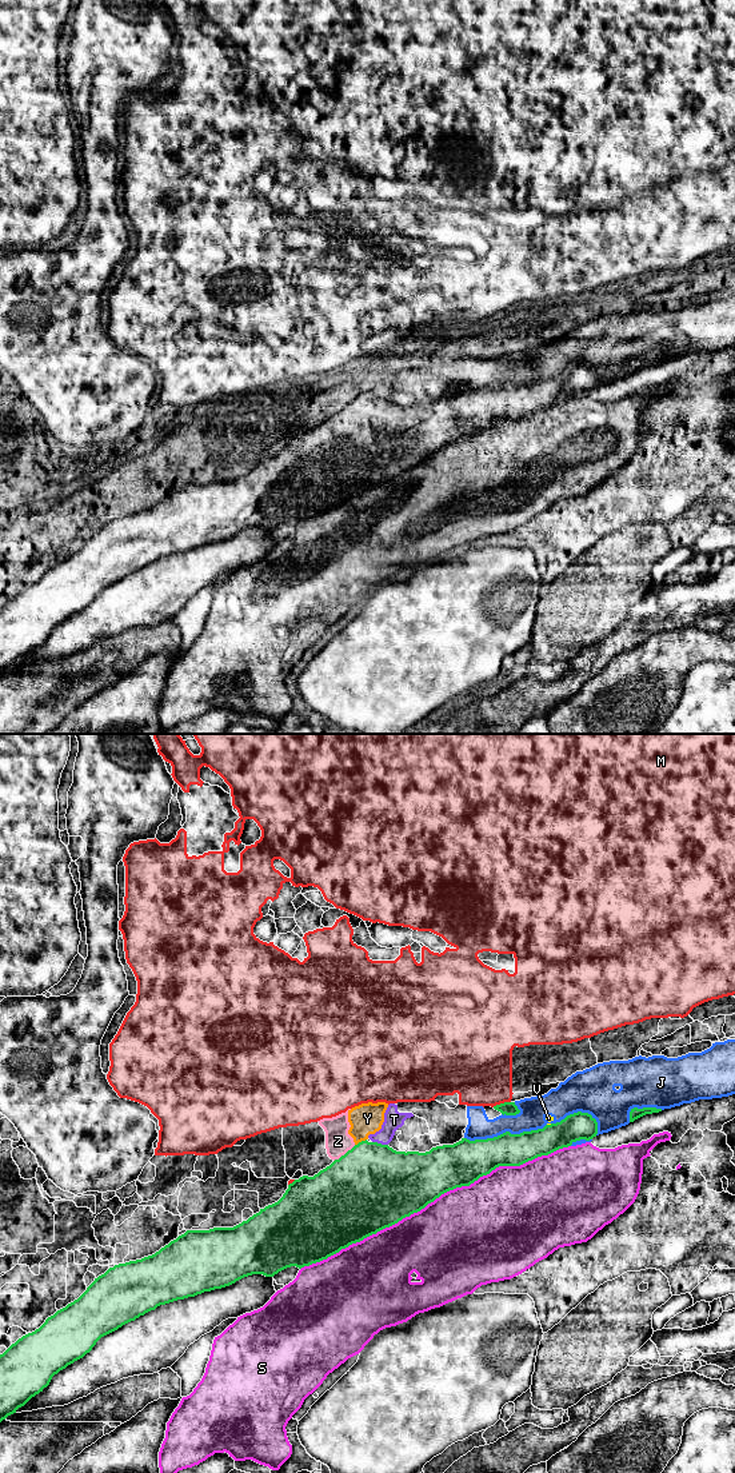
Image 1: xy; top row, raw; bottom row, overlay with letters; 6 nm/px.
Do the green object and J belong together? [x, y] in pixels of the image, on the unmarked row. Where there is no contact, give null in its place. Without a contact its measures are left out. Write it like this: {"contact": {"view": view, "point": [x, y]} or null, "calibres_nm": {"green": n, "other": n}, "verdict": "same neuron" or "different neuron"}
{"contact": {"view": "xy", "point": [506, 384]}, "calibres_nm": {"green": 220, "other": 160}, "verdict": "different neuron"}

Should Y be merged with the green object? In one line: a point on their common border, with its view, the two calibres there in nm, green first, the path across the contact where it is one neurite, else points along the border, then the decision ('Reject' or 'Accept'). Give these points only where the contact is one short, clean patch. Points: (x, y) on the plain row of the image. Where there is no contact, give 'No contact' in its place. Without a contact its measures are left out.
Touches green at xy (362, 394). Thickness 460 nm (green) against 190 nm. Reject

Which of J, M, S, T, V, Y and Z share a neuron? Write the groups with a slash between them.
J V / M T Y Z / S

